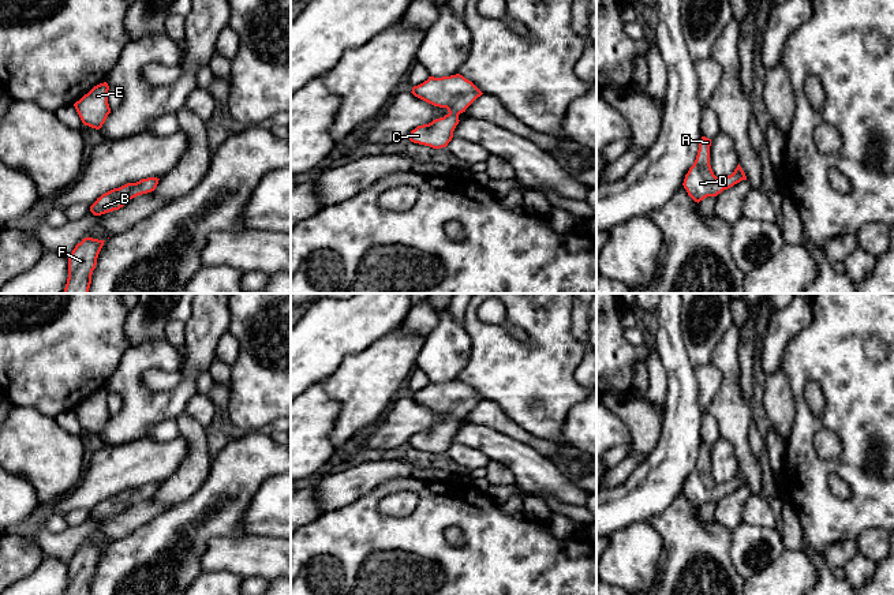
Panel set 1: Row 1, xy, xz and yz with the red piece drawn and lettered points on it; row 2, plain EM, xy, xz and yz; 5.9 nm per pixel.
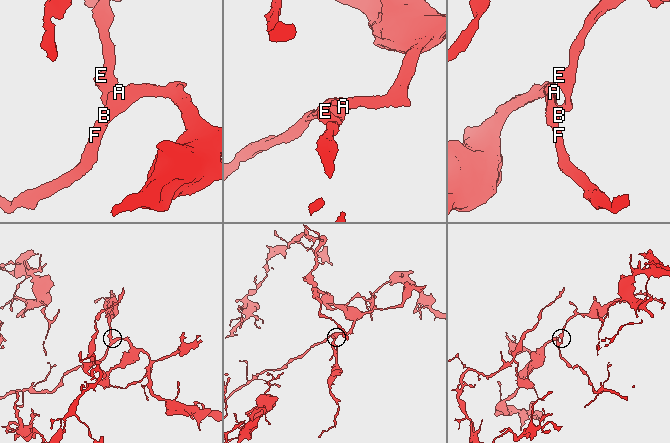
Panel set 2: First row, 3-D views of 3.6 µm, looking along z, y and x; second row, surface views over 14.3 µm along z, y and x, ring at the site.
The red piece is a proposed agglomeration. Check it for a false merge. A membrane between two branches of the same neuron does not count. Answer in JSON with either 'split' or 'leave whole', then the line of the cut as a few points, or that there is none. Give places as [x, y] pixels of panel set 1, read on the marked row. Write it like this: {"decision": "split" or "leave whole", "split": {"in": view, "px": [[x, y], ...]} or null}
{"decision": "leave whole", "split": null}

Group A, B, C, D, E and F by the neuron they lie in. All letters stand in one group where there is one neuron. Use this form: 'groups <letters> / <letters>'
groups A B C D E F

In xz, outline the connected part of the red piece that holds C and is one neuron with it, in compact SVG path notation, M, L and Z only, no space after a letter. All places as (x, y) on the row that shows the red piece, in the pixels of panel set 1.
M460 74L442 78L429 76L423 83L414 86L411 93L434 106L446 108L449 112L429 124L418 126L408 136L411 142L433 149L448 146L460 121L459 115L483 94Z

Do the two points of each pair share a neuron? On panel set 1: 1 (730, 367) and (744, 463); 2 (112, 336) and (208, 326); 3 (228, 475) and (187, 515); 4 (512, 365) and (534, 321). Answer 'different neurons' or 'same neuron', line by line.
1: same neuron
2: different neurons
3: same neuron
4: same neuron

